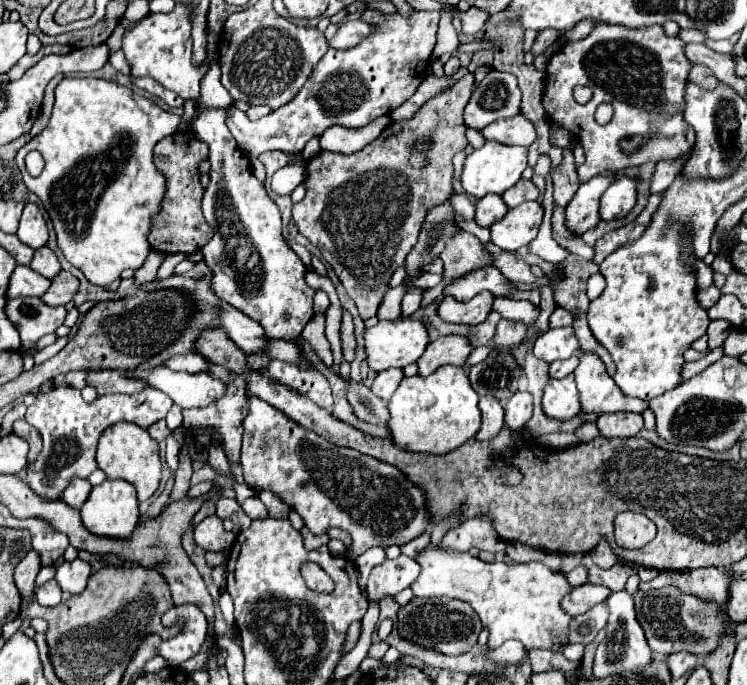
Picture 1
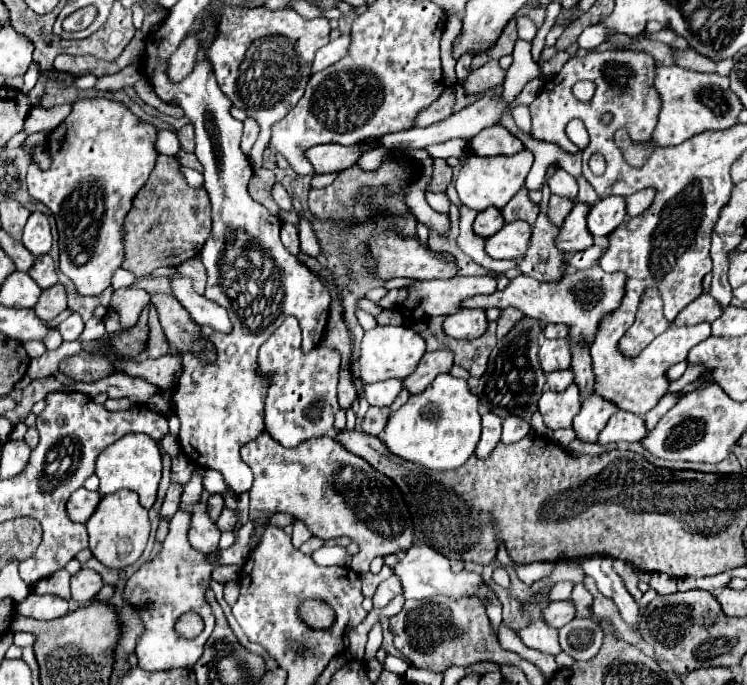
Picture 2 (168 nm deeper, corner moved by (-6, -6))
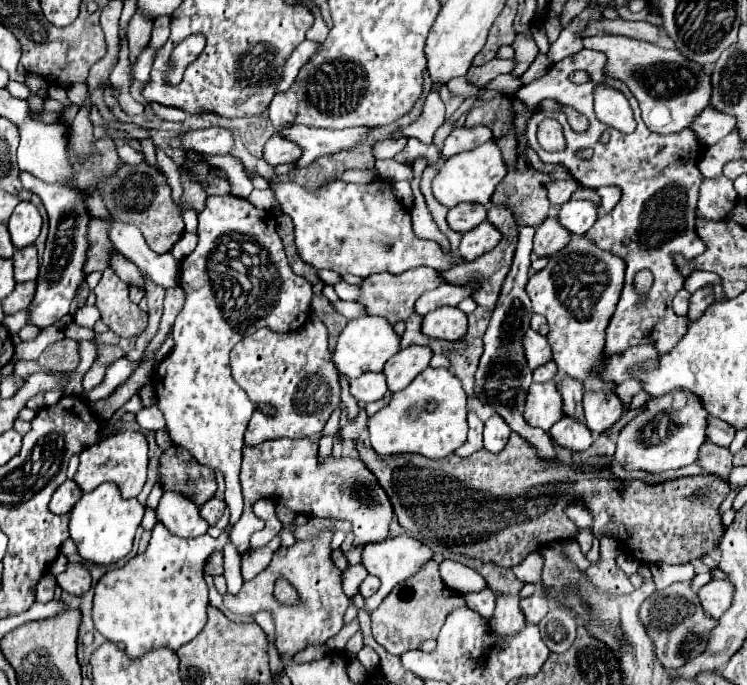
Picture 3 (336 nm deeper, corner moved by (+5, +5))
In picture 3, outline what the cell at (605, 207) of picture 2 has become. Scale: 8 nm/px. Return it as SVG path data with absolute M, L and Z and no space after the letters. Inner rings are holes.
M568 200L560 206L556 218L570 234L582 236L596 222L598 210L590 200Z

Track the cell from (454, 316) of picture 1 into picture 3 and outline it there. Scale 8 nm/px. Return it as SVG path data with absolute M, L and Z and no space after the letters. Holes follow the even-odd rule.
M436 308L432 312L428 312L422 320L422 334L428 338L436 338L436 340L460 340L466 332L466 314L460 312L458 308Z

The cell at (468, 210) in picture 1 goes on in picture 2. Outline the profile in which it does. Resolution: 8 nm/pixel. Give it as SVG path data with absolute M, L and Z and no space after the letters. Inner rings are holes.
M427 193L425 197L427 197L427 203L429 203L435 211L439 211L439 213L447 213L447 211L449 211L451 201L449 201L447 193Z

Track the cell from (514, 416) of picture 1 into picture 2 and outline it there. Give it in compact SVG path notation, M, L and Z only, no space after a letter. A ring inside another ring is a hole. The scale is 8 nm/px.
M509 415L505 421L503 421L503 435L501 435L501 441L503 443L515 443L519 439L523 439L525 435L531 433L531 427L529 423L519 417L519 415Z

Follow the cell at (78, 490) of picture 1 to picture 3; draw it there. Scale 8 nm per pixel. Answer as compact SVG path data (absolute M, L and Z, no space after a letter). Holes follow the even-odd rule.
M66 480L60 488L56 488L52 500L50 500L50 512L56 512L56 514L68 514L74 504L80 500L82 496L82 490L76 486L74 480Z

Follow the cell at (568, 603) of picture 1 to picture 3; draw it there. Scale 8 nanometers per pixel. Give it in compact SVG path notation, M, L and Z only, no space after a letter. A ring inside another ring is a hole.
M532 594L520 600L520 610L524 612L526 624L538 624L548 612L548 600L540 594Z

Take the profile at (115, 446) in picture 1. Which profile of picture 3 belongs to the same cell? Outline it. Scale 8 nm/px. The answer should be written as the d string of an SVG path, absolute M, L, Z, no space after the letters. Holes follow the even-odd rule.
M118 432L108 436L104 442L84 448L80 452L80 466L74 476L74 482L80 490L92 492L102 482L114 482L124 498L136 498L146 482L146 466L148 466L148 442L142 432Z

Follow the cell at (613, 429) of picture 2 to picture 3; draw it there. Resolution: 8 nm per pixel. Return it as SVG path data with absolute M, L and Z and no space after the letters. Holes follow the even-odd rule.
M584 392L582 406L586 426L592 430L592 434L602 434L624 414L620 398L608 396L608 392Z

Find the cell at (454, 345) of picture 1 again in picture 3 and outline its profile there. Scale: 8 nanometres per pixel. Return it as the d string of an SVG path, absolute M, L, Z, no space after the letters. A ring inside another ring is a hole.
M408 346L400 350L384 366L384 376L390 392L398 392L408 386L424 368L428 368L432 350L426 346Z

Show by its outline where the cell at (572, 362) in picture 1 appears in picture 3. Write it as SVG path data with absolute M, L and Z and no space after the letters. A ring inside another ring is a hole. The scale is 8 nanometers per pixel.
M552 360L534 370L534 382L548 382L554 376L556 376L556 364Z

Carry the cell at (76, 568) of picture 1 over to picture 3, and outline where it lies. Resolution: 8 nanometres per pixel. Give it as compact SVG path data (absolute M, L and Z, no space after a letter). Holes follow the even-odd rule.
M68 564L66 570L62 574L56 576L58 580L58 586L70 594L84 594L90 590L90 584L92 584L92 578L90 578L90 572L84 564Z

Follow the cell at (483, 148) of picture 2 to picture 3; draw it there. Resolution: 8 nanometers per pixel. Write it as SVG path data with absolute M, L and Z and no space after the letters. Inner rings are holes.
M458 126L450 132L450 136L444 140L444 146L442 146L442 158L450 158L454 154L460 154L460 152L468 152L468 150L474 150L478 148L480 144L492 140L492 132L490 128L484 128L484 126L478 126L478 128L464 128L464 126Z

